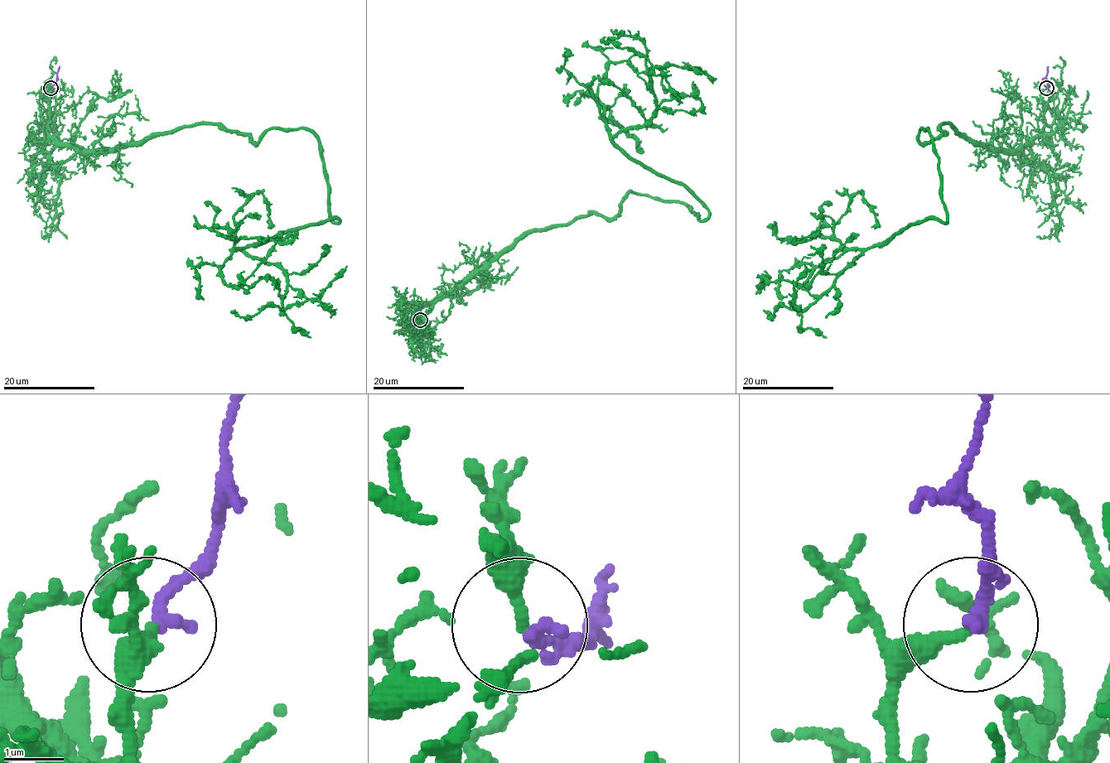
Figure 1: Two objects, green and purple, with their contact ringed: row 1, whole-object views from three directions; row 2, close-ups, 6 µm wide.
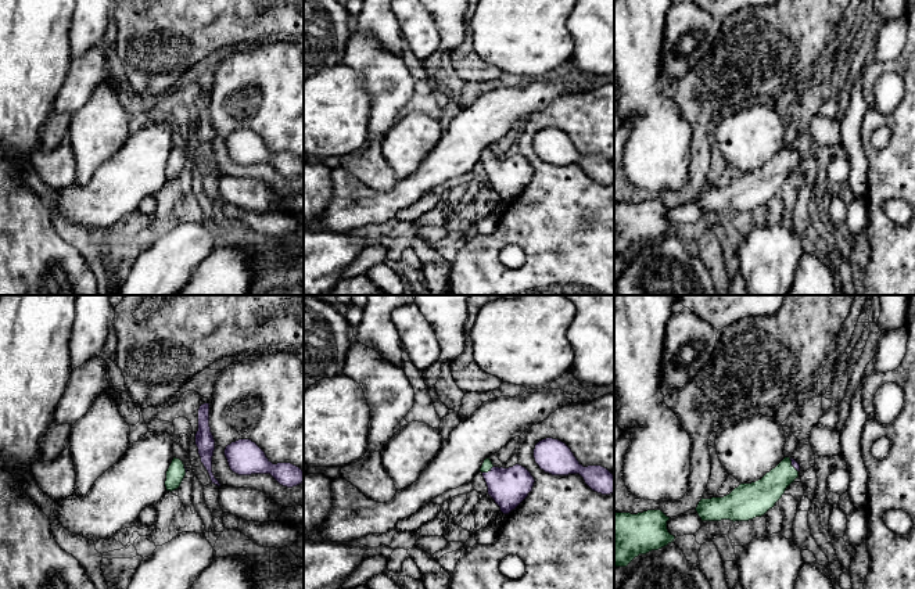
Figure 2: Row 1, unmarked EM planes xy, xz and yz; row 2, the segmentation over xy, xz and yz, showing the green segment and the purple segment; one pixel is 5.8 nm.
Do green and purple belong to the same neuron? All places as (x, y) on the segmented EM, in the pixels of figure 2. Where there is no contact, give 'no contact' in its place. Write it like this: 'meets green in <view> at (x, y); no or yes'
meets green in xz at (487, 471); yes

